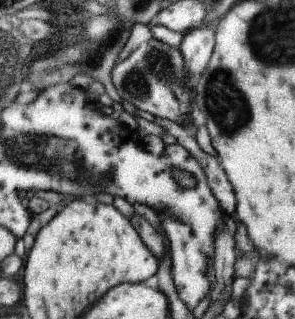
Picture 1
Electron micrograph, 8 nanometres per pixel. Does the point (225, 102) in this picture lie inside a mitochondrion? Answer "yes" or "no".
yes

